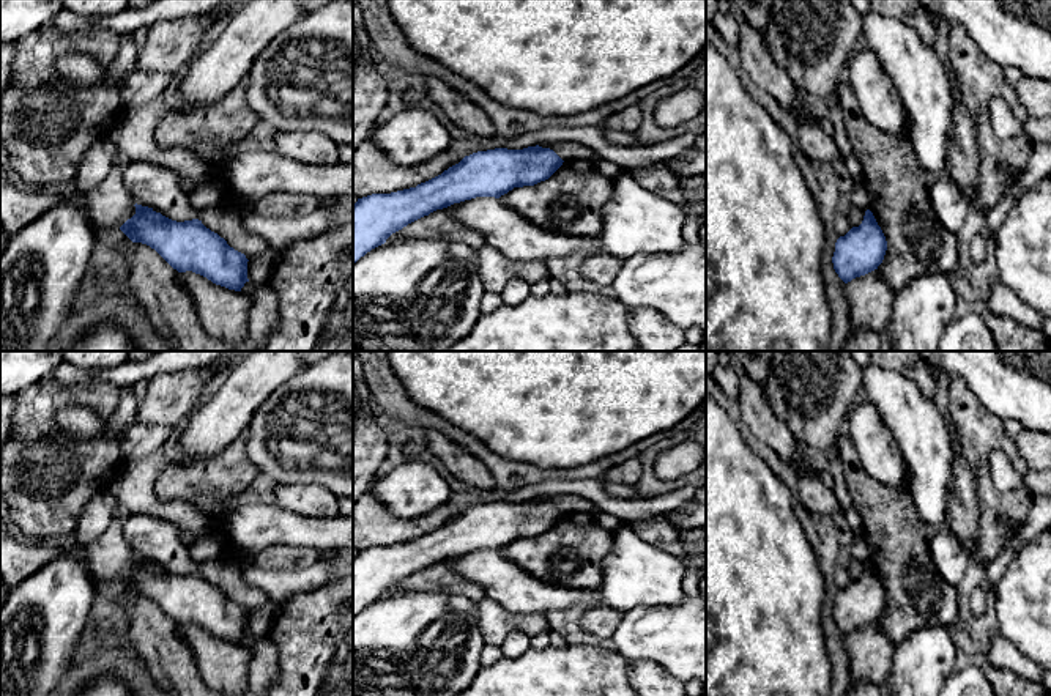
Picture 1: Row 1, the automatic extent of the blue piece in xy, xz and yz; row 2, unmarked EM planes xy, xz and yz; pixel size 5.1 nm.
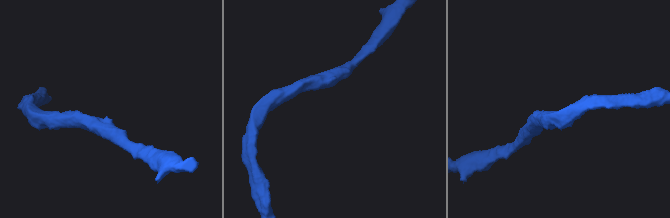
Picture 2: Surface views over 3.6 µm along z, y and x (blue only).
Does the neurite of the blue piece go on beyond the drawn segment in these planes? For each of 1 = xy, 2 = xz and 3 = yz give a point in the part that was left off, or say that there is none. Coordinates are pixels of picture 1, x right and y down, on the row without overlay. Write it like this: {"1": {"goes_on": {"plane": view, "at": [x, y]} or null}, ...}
{"1": {"goes_on": null}, "2": {"goes_on": null}, "3": {"goes_on": null}}

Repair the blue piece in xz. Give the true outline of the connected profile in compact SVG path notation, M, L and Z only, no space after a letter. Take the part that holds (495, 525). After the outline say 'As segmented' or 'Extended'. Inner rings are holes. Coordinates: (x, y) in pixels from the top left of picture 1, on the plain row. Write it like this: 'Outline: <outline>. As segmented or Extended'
Outline: M539 498L523 502L495 501L465 509L459 516L416 540L358 551L353 557L353 616L384 597L392 586L436 562L476 550L500 551L514 540L534 539L548 532L563 515L553 502Z. As segmented

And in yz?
Outline: M867 562L862 576L837 592L832 609L834 622L848 636L878 622L886 603L886 589L873 565Z. As segmented

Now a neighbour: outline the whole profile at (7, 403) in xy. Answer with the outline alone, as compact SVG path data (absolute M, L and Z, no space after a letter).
M0 395L0 447L6 444L11 436L11 420L14 411L14 397Z

